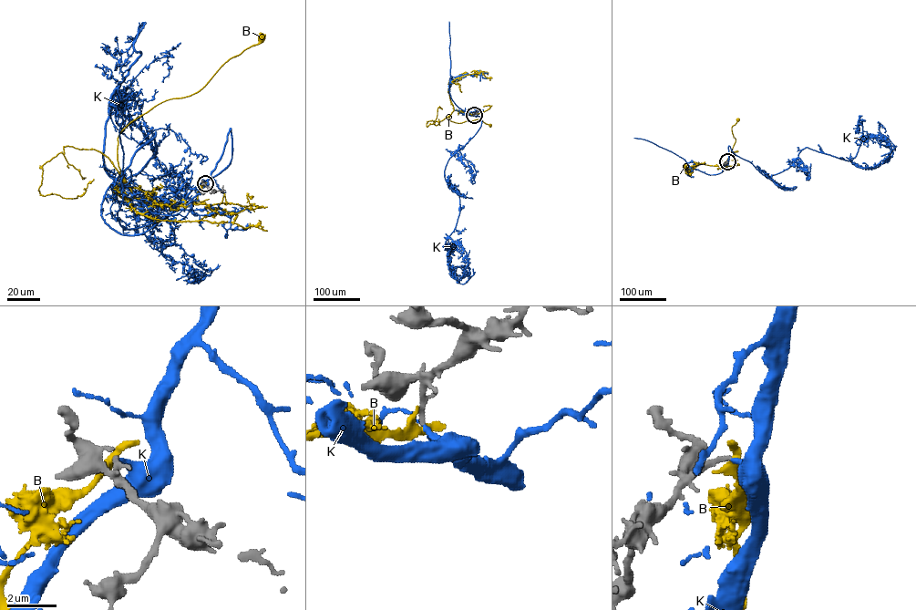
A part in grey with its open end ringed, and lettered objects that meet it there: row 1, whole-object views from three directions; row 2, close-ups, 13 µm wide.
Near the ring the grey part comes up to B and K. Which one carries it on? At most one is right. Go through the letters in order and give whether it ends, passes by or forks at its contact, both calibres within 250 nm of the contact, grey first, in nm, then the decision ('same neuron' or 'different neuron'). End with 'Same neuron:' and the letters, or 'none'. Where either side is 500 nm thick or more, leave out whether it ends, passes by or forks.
B: calibres 200 and 500 nm; different neuron
K: it ends; calibres 150 and 240 nm; same neuron
Same neuron: K

